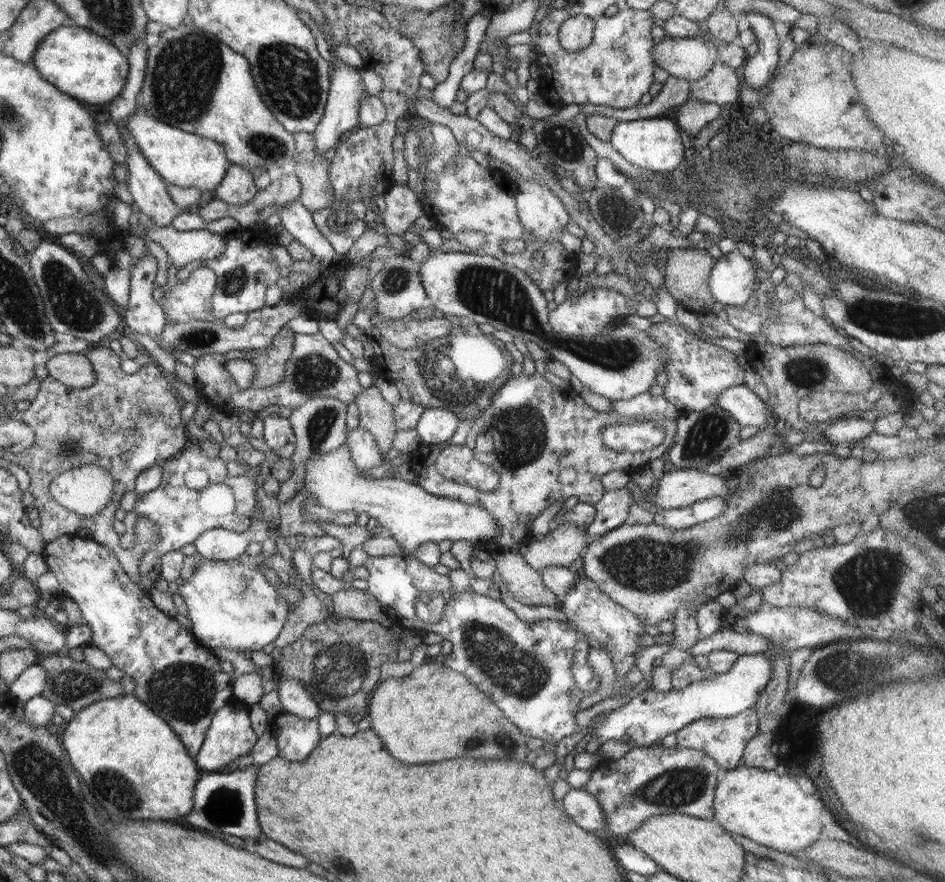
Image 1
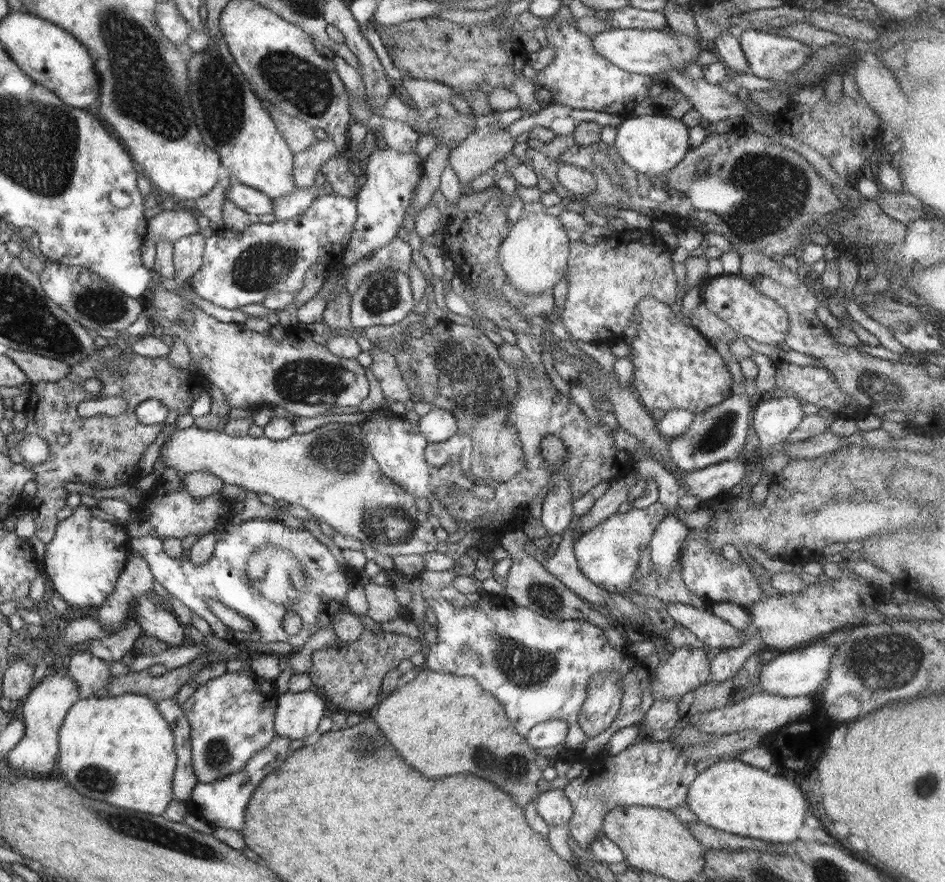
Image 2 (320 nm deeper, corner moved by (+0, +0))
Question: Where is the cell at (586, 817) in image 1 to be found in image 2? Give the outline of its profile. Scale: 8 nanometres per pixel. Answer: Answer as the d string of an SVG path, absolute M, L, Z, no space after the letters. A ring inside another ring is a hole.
M562 788L540 793L535 801L538 816L552 826L566 827L574 812Z

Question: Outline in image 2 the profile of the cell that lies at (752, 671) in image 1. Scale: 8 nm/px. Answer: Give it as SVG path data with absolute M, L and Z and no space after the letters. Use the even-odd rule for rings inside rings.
M820 639L804 649L778 651L767 654L765 665L758 670L758 689L760 694L778 694L789 697L801 697L817 693L826 687L833 657L832 645Z

